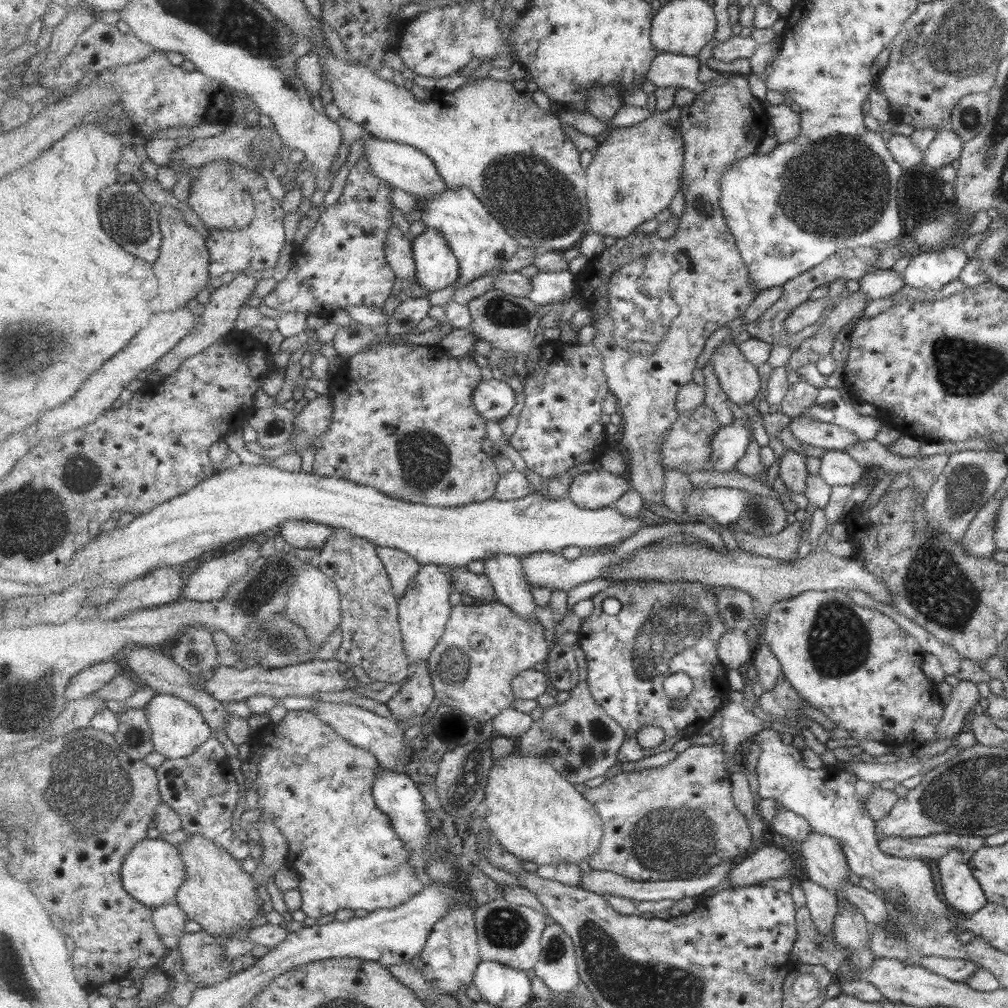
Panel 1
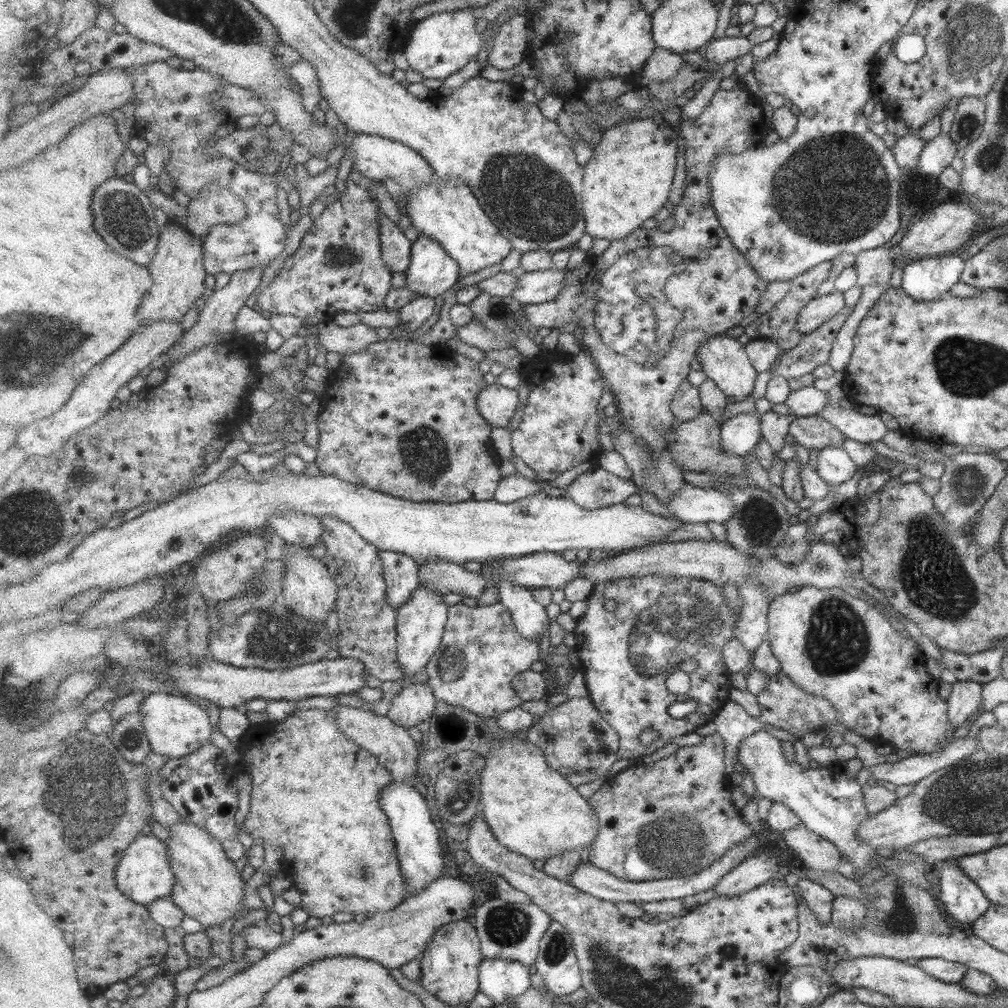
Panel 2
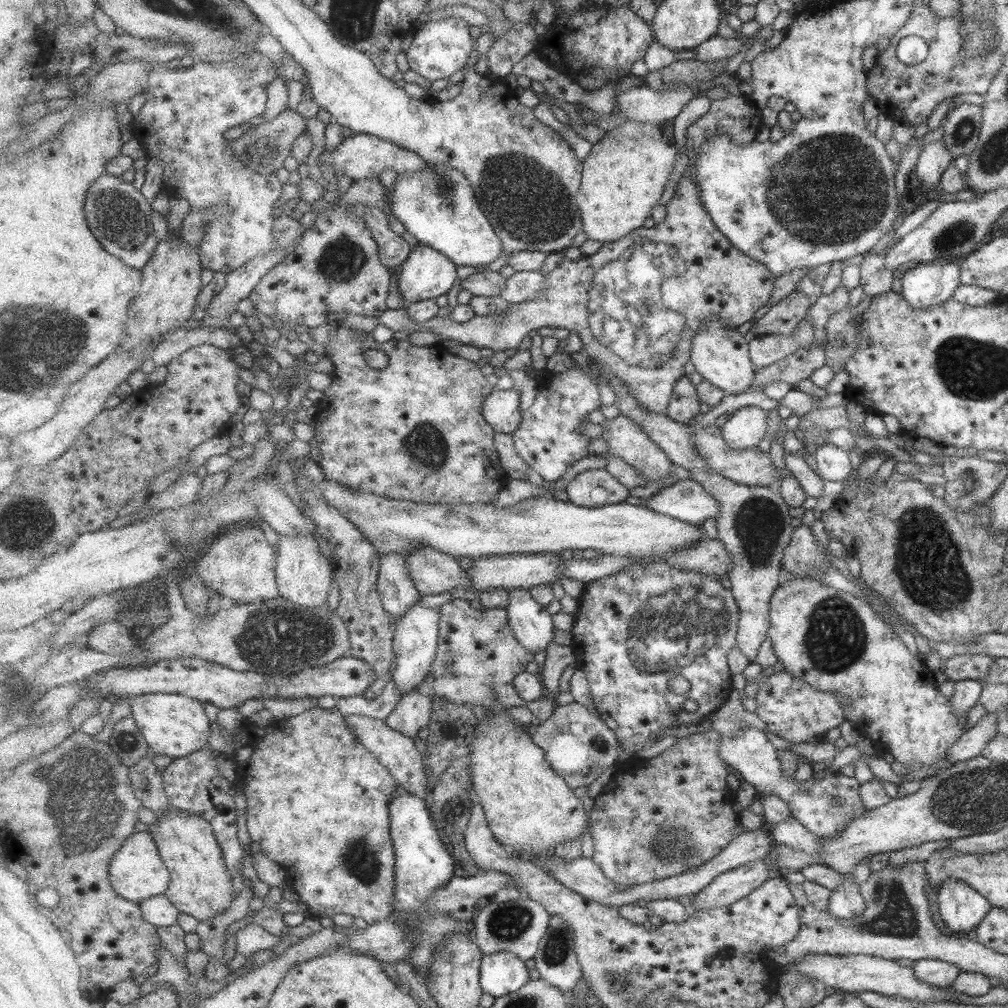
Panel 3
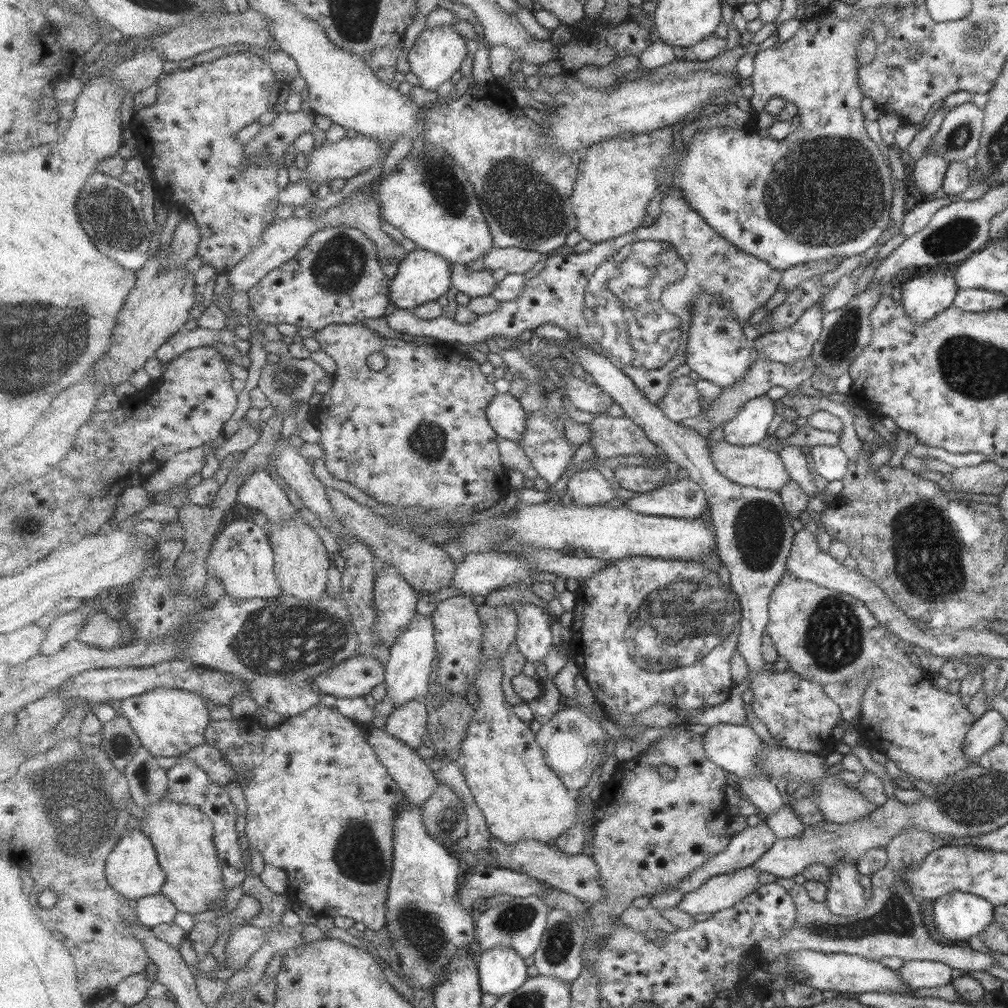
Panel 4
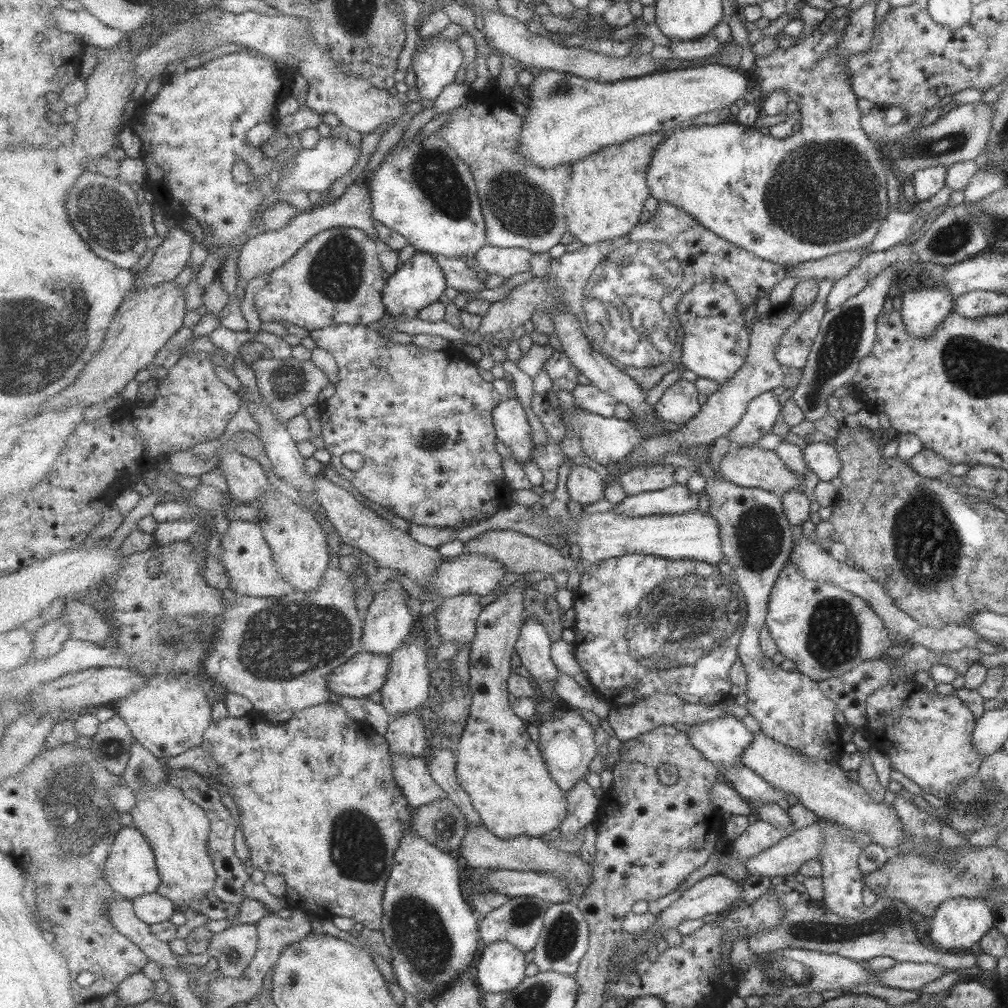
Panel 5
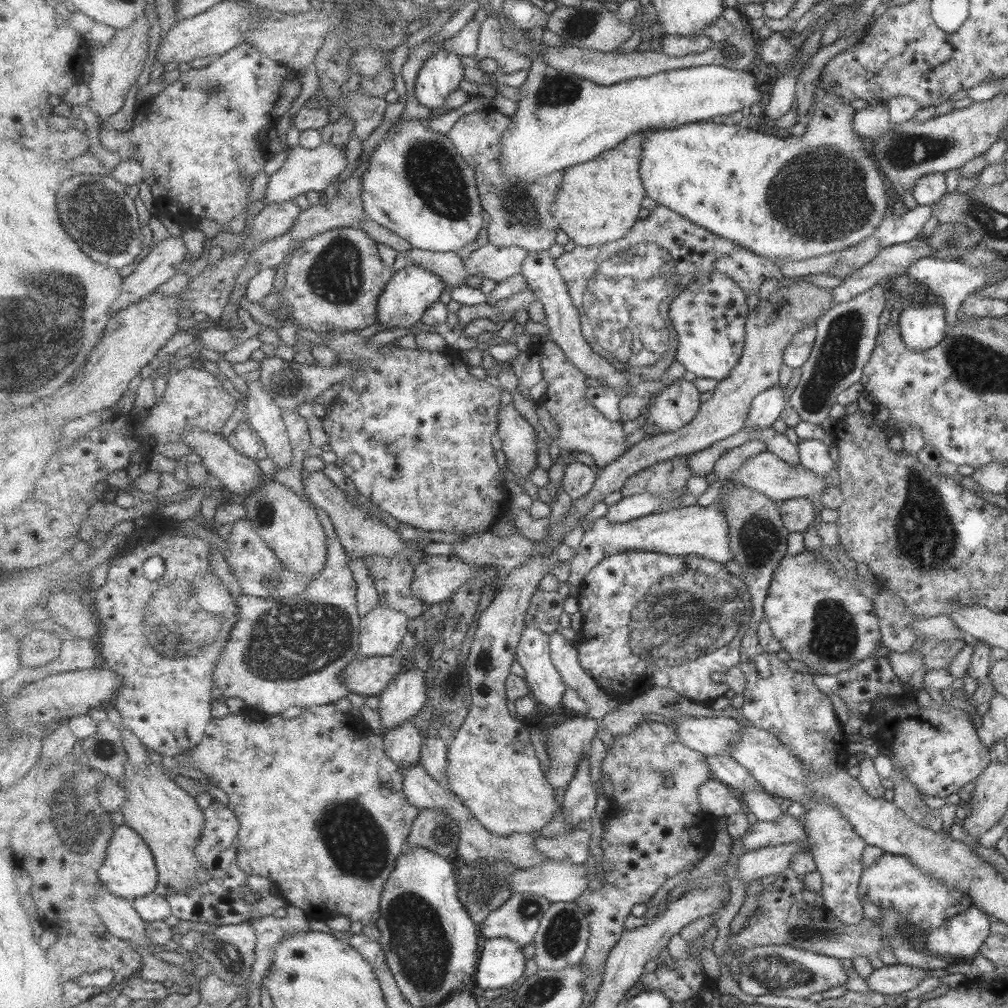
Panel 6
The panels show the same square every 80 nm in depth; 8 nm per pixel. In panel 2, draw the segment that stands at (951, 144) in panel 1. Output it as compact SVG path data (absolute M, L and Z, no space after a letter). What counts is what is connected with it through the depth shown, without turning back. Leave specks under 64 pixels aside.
M940 132L923 145L916 167L923 174L938 179L943 169L949 167L955 152L956 146L949 135Z

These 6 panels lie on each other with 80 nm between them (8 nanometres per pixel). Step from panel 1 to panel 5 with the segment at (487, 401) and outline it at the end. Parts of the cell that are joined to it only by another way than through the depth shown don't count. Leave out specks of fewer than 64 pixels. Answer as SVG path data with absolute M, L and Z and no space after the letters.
M515 397L505 398L494 410L494 422L499 440L512 450L512 458L520 466L532 461L535 444L521 401Z

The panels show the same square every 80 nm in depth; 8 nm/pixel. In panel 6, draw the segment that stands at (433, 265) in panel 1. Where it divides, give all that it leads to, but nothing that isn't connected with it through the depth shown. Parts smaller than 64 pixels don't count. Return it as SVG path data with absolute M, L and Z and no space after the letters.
M408 263L404 269L395 273L395 276L385 287L384 293L380 296L376 316L377 323L381 325L383 331L391 330L391 328L409 330L417 322L423 322L425 313L436 302L439 302L441 294L445 291L445 286L447 286L446 282L436 274L423 269L423 267Z

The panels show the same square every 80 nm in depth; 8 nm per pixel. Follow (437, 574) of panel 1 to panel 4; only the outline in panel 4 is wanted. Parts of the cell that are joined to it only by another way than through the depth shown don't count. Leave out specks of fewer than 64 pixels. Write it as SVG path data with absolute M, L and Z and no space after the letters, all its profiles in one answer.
M420 615L408 629L398 636L396 643L389 648L386 666L386 696L391 699L395 710L417 699L425 700L429 695L433 660L437 658L436 630L432 615Z

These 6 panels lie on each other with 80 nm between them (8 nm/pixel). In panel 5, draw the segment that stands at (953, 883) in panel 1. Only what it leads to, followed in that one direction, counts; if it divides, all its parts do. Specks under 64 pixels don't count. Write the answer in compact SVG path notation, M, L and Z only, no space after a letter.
M963 897L950 898L943 901L936 913L931 916L927 923L929 927L929 938L933 946L938 950L947 952L970 952L971 946L984 936L994 926L991 919L989 903L984 899L967 899Z

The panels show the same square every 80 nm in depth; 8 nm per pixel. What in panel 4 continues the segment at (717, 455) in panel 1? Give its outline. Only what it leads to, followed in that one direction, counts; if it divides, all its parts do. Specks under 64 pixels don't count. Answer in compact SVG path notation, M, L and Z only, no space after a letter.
M767 395L753 399L724 429L724 440L738 447L764 444L776 418L775 401Z

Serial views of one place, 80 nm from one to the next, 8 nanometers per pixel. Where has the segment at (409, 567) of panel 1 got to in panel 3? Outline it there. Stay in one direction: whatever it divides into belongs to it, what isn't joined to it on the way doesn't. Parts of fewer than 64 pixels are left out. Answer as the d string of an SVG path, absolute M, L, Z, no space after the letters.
M401 553L382 554L379 591L384 609L392 615L396 626L398 618L406 615L421 600L422 594L416 589L416 582L409 574L405 557Z

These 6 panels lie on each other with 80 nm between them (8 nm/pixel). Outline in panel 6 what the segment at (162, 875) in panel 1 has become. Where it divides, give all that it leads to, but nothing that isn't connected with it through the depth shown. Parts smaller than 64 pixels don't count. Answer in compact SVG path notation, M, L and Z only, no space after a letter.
M125 824L116 826L108 846L107 858L98 875L107 892L130 900L153 893L160 881L153 851L133 827Z

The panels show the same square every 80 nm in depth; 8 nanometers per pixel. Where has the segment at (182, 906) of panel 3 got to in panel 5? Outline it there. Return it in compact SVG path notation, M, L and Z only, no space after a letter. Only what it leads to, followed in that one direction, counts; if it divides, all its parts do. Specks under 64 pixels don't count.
M167 779L154 787L139 789L135 797L136 805L129 813L134 826L148 838L156 854L161 877L158 892L170 898L177 906L197 897L206 897L218 876L208 851L212 820L205 810L189 801L185 793Z

